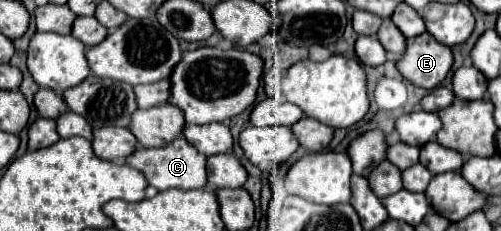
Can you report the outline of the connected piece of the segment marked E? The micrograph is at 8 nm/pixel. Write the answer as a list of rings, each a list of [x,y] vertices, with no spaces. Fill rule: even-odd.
[[[428,32],[408,38],[406,52],[402,60],[396,62],[400,74],[408,78],[414,86],[432,90],[436,88],[454,64],[452,50],[444,44],[438,44]]]

